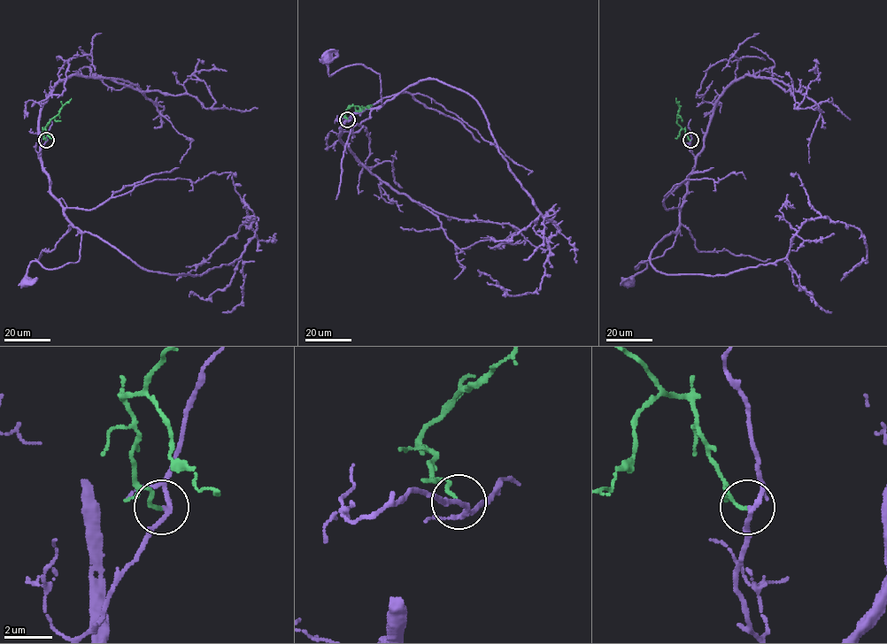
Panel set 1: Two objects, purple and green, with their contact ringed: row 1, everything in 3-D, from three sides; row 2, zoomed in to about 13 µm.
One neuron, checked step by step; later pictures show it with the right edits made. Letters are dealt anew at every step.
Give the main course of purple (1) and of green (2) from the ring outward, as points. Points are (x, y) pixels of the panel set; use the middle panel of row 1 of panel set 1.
1: (347, 119), (338, 121), (342, 124), (363, 109), (382, 105), (380, 76), (361, 65), (330, 76), (327, 59)
2: (347, 119), (343, 113), (349, 106), (364, 108), (372, 105)

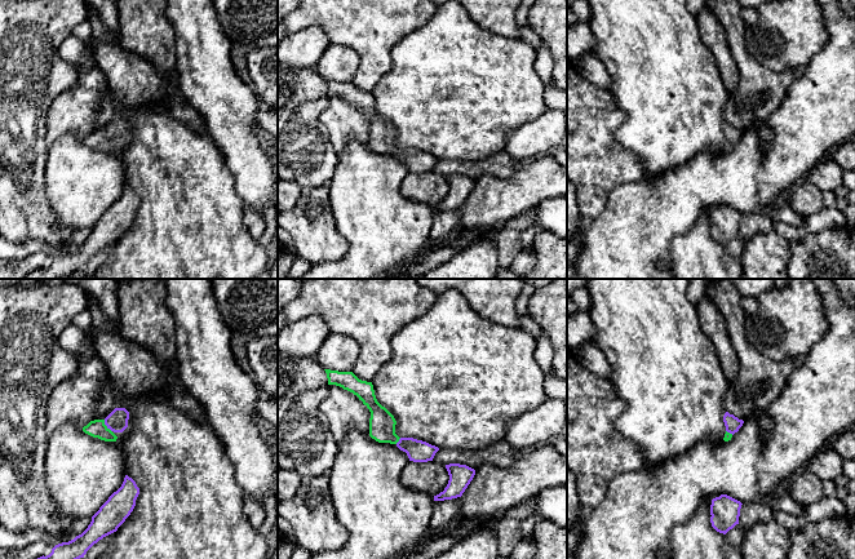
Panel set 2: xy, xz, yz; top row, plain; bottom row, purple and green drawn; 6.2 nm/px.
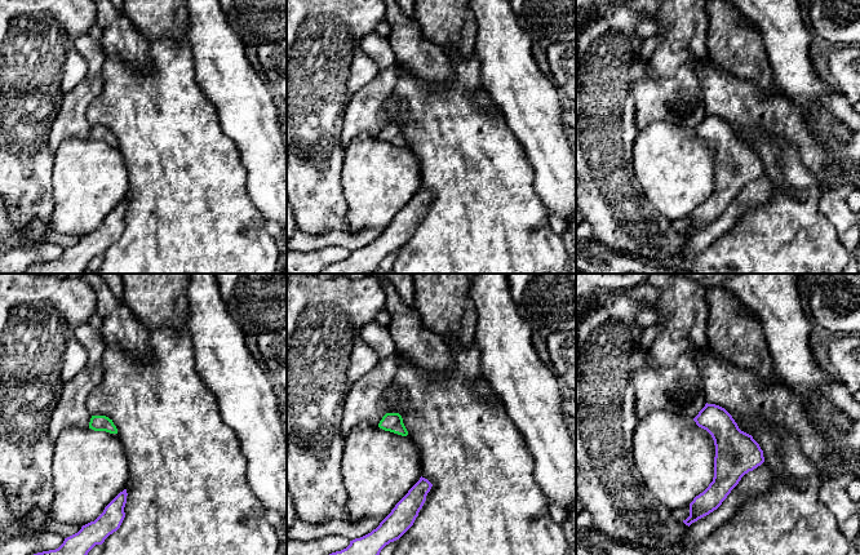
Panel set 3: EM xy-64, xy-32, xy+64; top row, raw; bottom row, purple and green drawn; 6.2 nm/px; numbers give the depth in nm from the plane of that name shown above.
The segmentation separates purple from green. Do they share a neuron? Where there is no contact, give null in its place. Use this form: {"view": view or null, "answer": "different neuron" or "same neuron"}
{"view": "xy", "answer": "same neuron"}

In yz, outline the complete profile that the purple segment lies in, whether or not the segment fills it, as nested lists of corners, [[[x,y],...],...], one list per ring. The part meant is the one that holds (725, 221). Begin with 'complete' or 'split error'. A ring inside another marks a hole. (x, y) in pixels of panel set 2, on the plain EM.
complete; [[[721,205],[719,208],[713,209],[710,216],[712,238],[717,243],[726,245],[739,235],[741,216],[740,212],[727,205]]]

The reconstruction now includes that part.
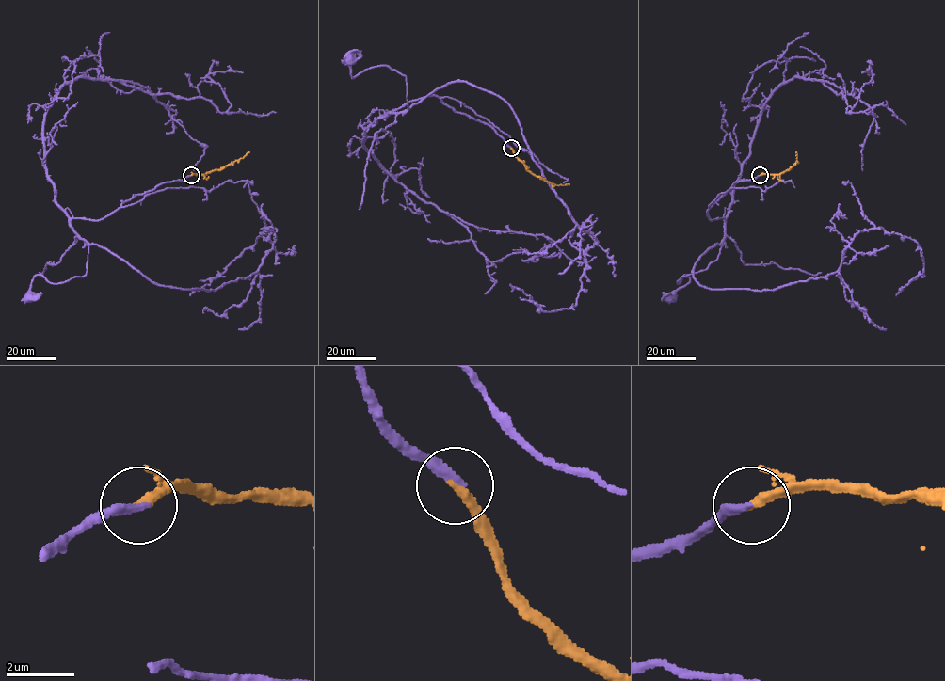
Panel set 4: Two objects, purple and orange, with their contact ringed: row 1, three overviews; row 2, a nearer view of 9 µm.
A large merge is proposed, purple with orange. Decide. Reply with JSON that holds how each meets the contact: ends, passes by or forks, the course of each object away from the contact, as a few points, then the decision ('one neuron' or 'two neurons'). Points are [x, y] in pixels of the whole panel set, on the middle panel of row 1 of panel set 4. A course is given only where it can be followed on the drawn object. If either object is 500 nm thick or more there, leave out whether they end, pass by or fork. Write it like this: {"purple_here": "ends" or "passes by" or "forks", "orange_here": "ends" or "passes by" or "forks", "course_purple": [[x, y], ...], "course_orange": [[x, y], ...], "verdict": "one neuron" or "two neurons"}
{"purple_here": "ends", "orange_here": "ends", "course_purple": [[511, 149], [490, 126], [434, 95], [390, 112], [408, 109], [406, 76], [379, 66], [353, 78], [349, 60]], "course_orange": [[511, 149], [536, 176], [553, 185], [569, 183]], "verdict": "one neuron"}

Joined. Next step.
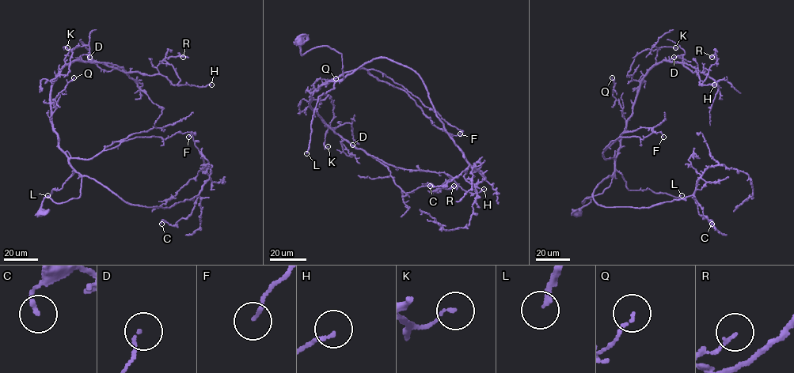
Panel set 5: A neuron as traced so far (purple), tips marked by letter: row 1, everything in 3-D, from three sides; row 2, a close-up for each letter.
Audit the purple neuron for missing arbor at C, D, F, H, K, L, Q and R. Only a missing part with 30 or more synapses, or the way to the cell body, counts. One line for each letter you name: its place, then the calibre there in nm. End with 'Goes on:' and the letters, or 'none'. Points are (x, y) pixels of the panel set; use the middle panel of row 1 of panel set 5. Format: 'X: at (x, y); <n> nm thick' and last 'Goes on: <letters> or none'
L: at (306, 153); 180 nm thick
Goes on: L

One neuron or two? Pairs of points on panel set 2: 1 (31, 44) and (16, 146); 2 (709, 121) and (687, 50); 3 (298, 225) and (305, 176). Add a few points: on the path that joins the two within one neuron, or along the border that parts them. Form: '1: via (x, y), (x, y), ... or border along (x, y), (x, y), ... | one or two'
1: via (16, 70), (16, 120) | one
2: via (696, 103), (690, 97), (687, 69) | one
3: border along (327, 183), (304, 191) | two

